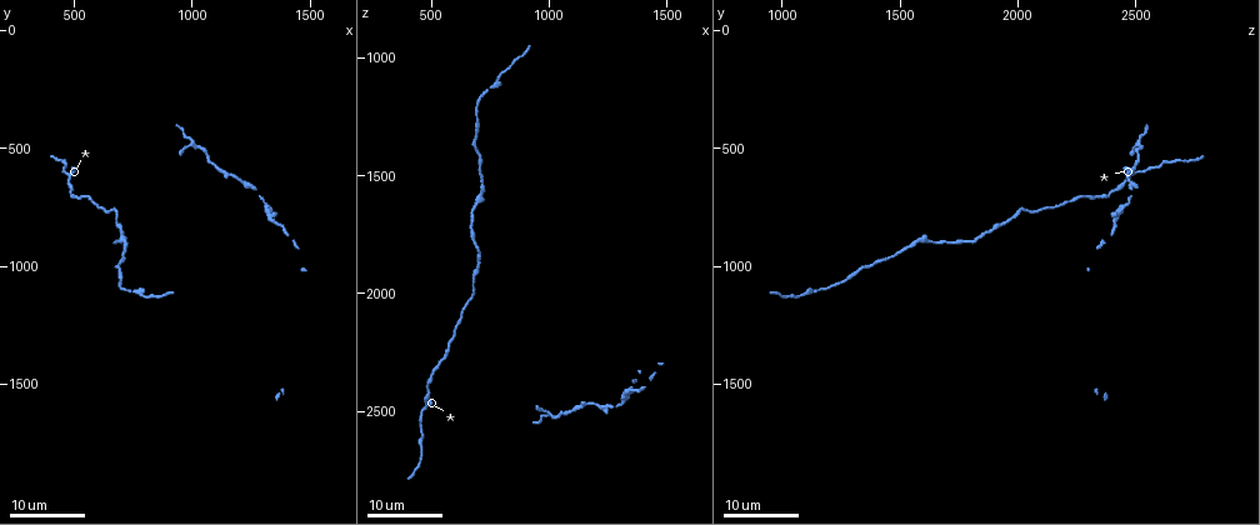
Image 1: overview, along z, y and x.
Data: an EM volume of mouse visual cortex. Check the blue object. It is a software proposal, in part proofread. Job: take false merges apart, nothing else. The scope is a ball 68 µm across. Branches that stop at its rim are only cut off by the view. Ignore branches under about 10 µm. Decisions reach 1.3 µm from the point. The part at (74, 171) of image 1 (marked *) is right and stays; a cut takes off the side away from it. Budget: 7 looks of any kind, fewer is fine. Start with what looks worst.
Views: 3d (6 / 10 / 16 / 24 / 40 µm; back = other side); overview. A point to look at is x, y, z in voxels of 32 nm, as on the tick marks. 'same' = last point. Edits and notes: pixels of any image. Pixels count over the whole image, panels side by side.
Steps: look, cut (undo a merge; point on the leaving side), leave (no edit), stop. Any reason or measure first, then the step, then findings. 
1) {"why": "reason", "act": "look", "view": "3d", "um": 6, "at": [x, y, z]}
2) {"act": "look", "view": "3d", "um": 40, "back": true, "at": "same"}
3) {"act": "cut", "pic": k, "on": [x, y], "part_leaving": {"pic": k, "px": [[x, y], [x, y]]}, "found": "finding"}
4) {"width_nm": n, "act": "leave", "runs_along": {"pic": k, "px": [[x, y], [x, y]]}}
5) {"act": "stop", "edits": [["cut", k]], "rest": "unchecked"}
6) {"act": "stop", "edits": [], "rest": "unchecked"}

{"why": "three-way junction", "act": "look", "view": "3d", "um": 16, "at": [700, 890, 1610]}

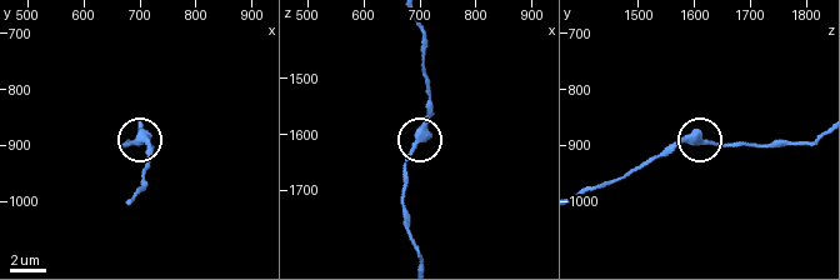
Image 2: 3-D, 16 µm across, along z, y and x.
{"why": "zoom in", "act": "look", "view": "3d", "um": 10, "at": [695, 895, 1610]}

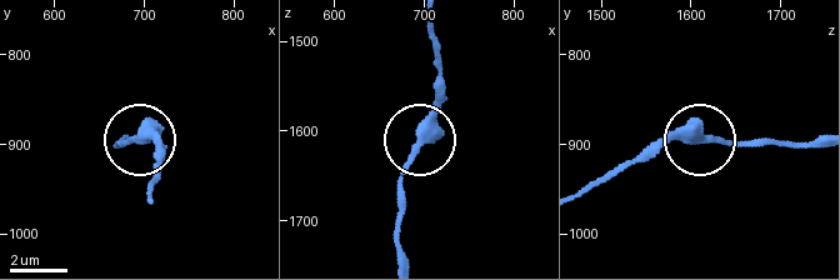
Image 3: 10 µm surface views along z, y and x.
{"act": "leave", "runs_along": {"pic": 3, "px": [[814, 140], [671, 140], [645, 153]]}, "found": "all the same neuron"}

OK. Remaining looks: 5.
{"why": "thick turns thin", "act": "look", "view": "3d", "um": 24, "at": [690, 1040, 1290]}

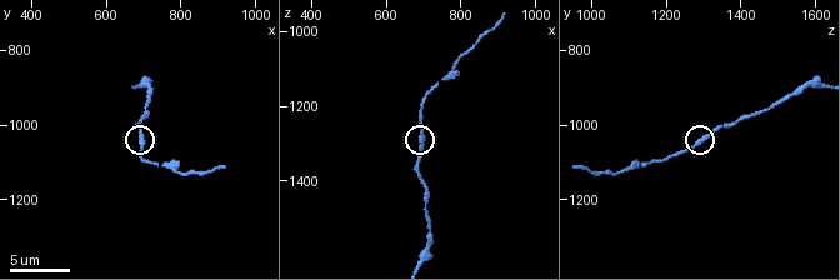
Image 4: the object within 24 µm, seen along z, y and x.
{"act": "look", "view": "3d", "um": 10, "at": [700, 1050, 1280]}

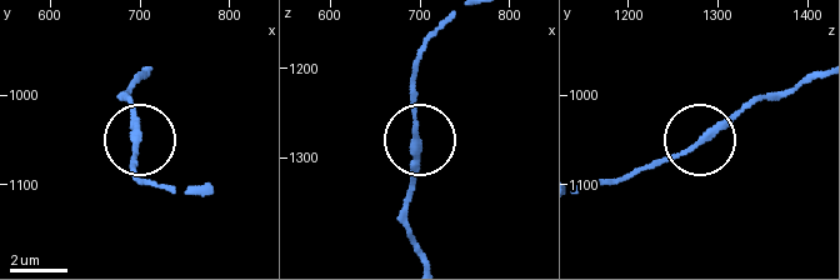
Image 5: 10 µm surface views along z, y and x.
{"width_nm": 220, "act": "leave", "runs_along": {"pic": 5, "px": [[420, 256], [405, 213], [415, 149], [413, 65]]}, "found": "continuous, no second neuron"}

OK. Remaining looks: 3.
{"why": "sudden change in width", "act": "look", "view": "3d", "um": 10, "at": [700, 960, 1470]}

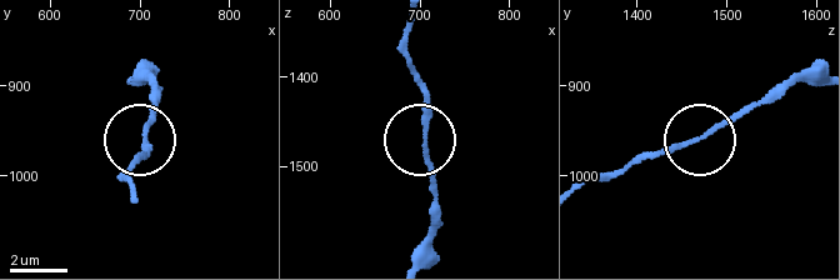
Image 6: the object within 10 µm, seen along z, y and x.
{"why": "zoom in", "act": "look", "view": "3d", "um": 6, "at": [710, 960, 1465]}

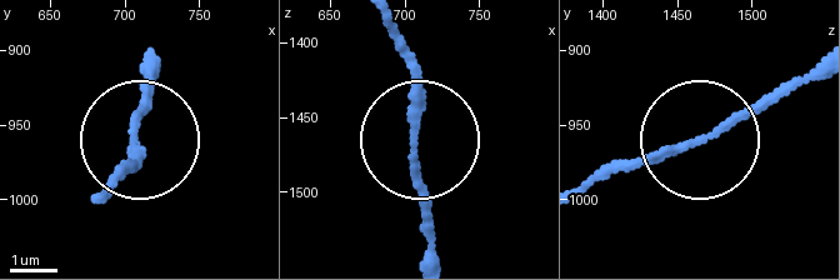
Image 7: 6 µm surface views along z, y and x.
{"act": "leave", "runs_along": {"pic": 7, "px": [[429, 249], [405, 38]]}, "found": "all the same neuron"}

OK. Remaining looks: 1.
{"act": "stop", "edits": [], "rest": "unchecked"}

